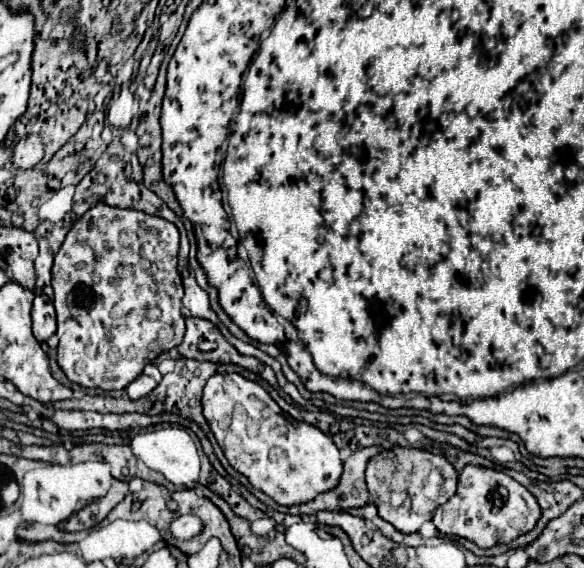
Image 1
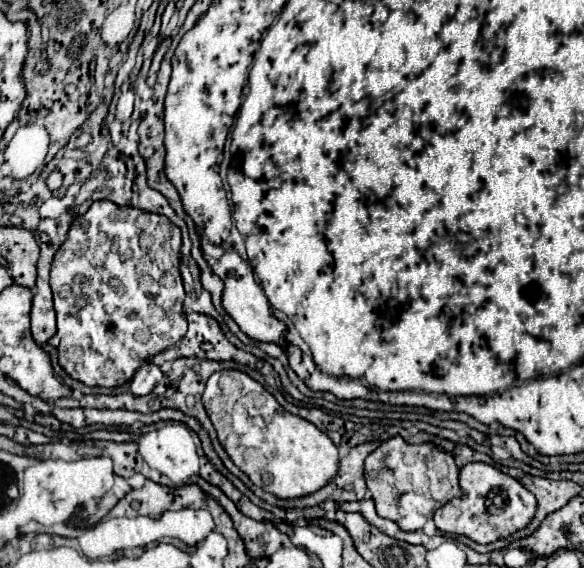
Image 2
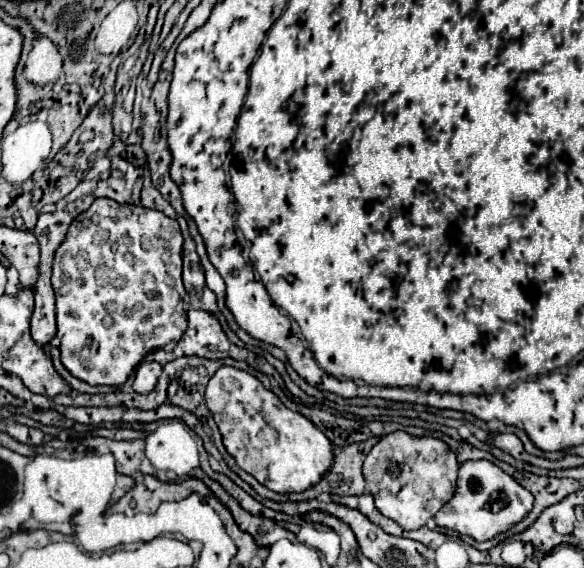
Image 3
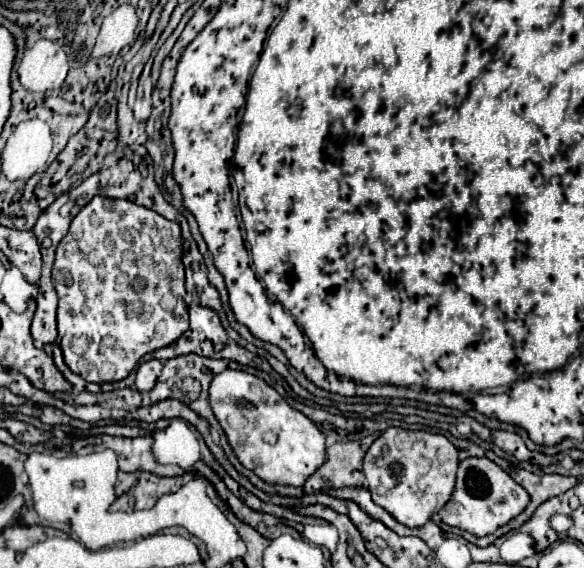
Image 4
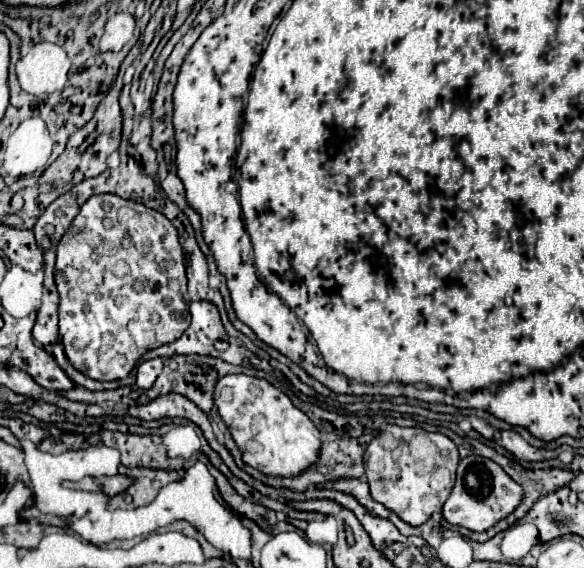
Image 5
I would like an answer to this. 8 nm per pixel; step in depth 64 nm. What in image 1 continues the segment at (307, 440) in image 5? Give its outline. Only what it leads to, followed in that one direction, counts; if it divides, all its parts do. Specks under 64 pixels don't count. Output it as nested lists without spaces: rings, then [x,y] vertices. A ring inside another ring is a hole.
[[[214,374],[204,386],[202,408],[230,466],[278,504],[306,504],[340,482],[342,460],[332,438],[284,414],[260,384],[240,374]]]

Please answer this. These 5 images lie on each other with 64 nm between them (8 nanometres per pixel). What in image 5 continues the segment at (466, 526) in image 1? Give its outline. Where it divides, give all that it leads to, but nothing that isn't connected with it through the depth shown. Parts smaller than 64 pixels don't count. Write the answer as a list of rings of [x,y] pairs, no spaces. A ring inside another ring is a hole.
[[[470,454],[458,464],[456,484],[442,508],[442,516],[446,518],[446,522],[468,528],[472,532],[486,532],[518,508],[520,496],[524,496],[524,492],[520,492],[520,484],[516,484],[496,462],[484,456]]]

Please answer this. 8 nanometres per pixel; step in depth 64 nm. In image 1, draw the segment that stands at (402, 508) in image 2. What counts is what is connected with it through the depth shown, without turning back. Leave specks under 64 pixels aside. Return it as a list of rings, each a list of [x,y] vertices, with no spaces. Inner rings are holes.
[[[392,446],[368,462],[366,484],[378,514],[398,532],[412,534],[418,532],[424,522],[432,520],[434,510],[440,504],[456,494],[458,472],[444,456],[436,456],[428,450]]]

